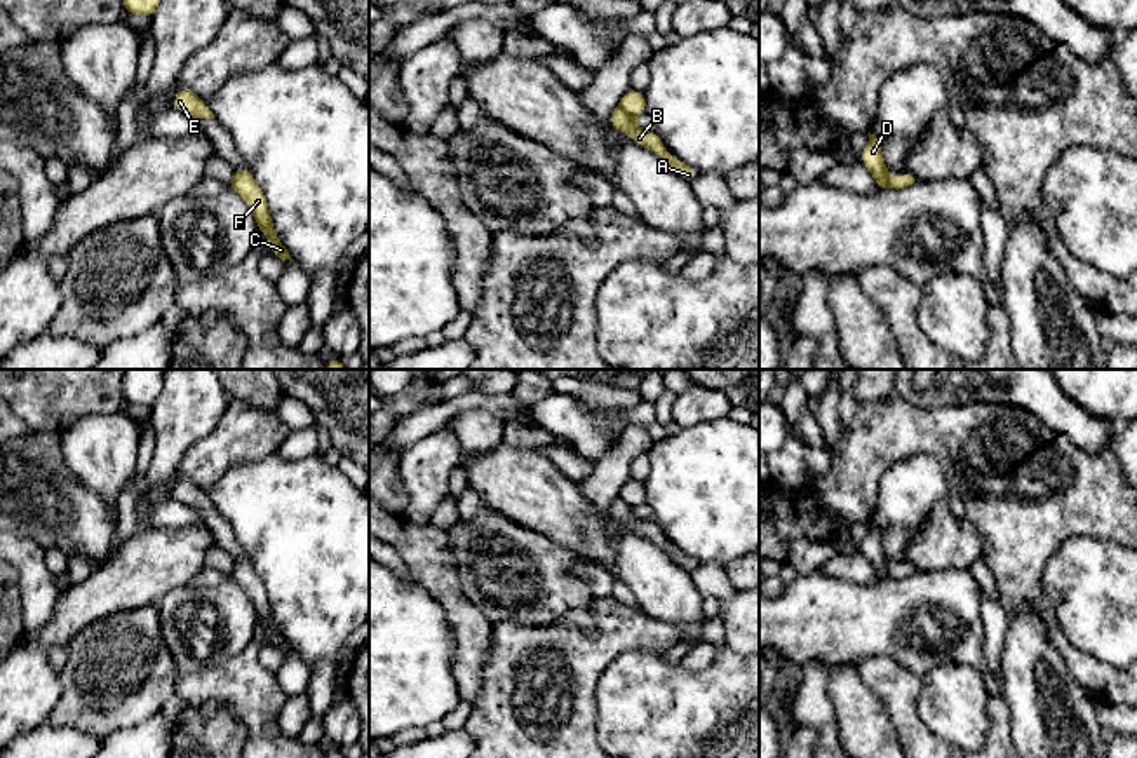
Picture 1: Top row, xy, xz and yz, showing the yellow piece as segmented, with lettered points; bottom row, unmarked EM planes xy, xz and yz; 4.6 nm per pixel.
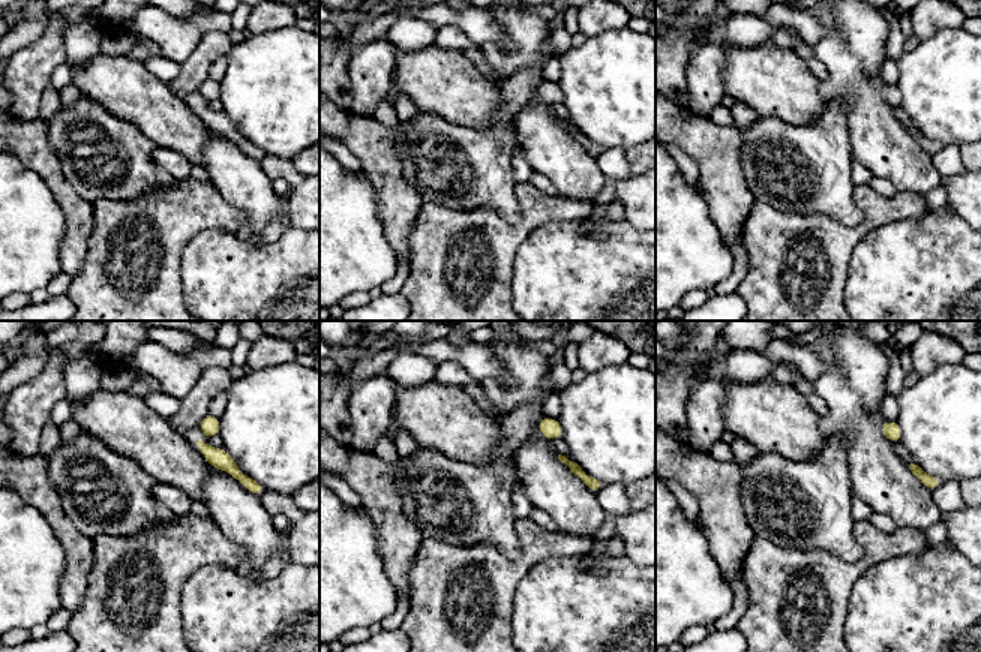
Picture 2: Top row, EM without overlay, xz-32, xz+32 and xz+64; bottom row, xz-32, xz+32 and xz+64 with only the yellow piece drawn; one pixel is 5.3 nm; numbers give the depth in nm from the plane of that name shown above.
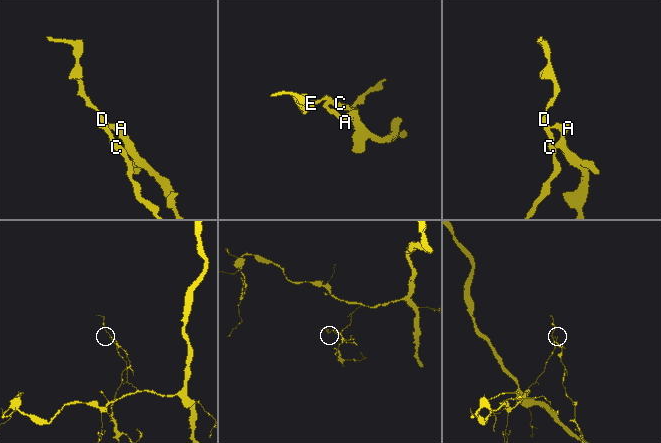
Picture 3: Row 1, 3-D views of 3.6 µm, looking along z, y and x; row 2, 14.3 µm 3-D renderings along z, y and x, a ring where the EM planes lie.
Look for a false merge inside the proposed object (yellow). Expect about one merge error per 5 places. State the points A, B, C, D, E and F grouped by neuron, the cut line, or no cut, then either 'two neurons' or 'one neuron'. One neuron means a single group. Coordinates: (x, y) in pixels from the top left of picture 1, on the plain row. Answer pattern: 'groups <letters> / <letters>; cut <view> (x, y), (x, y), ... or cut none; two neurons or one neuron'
groups A B / C D E F; cut xz (618, 497), (629, 507); two neurons

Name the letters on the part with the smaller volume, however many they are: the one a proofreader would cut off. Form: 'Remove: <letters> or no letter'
Remove: A, B

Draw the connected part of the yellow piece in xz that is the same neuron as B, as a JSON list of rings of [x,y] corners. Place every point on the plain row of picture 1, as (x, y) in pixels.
[[[618,497],[608,509],[608,514],[618,518],[623,525],[630,526],[637,535],[651,540],[660,549],[663,549],[669,558],[686,572],[693,572],[700,563],[670,545],[663,531],[656,526],[655,521],[639,519],[630,512],[630,507]]]

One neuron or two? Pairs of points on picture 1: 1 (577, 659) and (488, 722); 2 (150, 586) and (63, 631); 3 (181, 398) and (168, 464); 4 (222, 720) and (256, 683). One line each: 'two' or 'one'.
1: one
2: one
3: one
4: two

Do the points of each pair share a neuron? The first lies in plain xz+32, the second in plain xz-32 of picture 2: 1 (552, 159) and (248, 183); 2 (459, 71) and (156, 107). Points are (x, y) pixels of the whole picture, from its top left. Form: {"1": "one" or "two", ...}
{"1": "one", "2": "one"}

